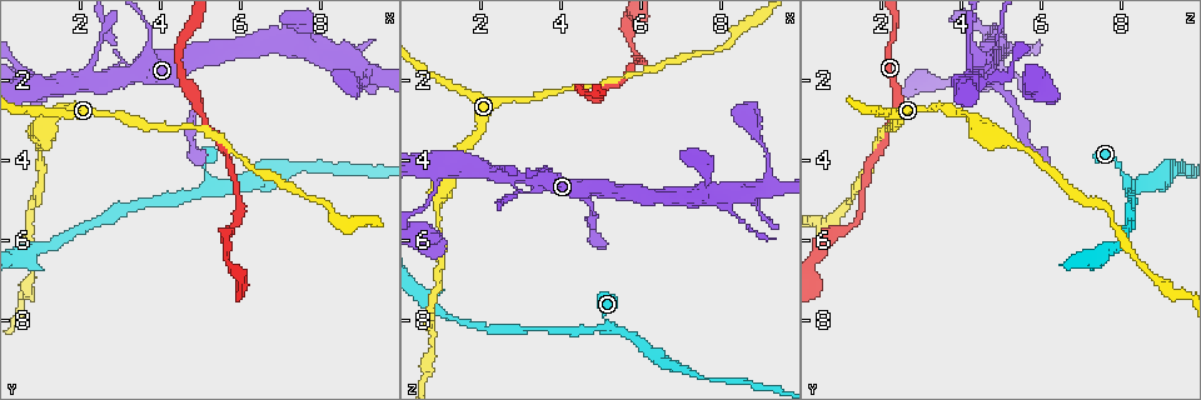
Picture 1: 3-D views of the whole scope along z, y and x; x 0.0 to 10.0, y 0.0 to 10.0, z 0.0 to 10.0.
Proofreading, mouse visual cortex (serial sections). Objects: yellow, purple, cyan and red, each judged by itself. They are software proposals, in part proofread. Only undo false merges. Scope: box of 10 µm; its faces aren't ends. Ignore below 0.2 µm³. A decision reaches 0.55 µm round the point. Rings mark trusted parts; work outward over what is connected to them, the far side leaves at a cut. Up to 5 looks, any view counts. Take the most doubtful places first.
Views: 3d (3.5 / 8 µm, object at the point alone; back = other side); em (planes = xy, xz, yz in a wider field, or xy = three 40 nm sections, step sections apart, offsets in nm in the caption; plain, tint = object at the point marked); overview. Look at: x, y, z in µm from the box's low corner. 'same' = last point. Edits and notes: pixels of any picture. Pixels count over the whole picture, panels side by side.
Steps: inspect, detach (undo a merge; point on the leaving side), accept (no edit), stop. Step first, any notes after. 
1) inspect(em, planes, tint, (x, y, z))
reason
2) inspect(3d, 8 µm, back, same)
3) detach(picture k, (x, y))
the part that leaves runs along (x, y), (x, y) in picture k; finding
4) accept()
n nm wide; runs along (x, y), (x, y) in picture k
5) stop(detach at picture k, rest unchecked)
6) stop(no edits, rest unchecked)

inspect(3d, 3.5 µm, back, (5.15, 4.75, 8.25))
abrupt turn

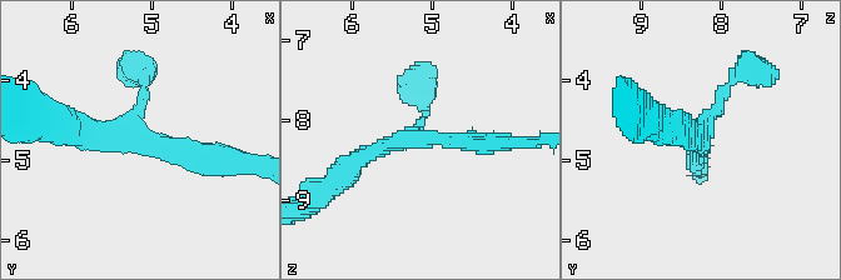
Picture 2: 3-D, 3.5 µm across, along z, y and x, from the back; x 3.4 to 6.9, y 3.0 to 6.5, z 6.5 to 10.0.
inspect(em, xy, step 5, tint, (5.15, 4.70, 8.25))

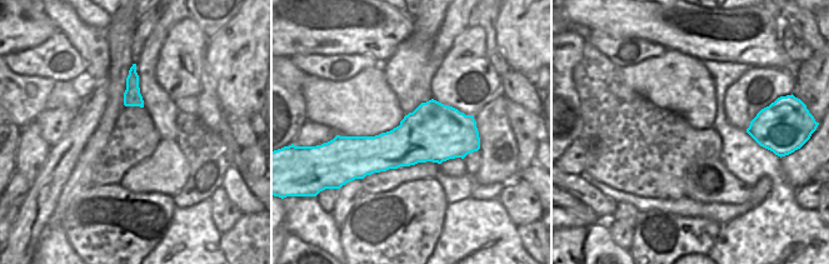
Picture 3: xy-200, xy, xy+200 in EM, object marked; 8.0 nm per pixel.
accept()
460 nm wide; runs along (139, 69), (135, 130), (215, 161) in picture 2; all the same cell

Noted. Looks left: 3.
inspect(3d, 8 µm, (5.60, 5.80, 0.70))
abrupt turn

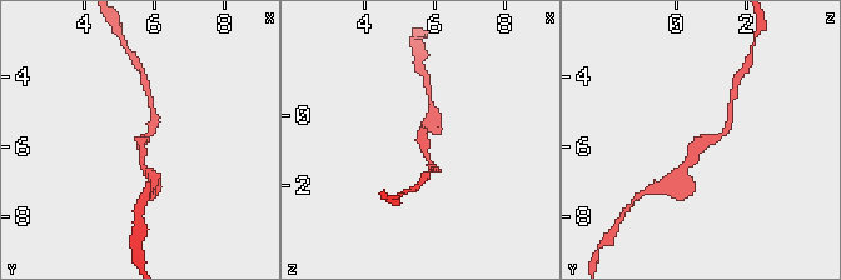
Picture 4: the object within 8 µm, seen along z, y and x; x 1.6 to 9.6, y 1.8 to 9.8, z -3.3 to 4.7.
inspect(em, xy, step 5, tint, same)
now the EM

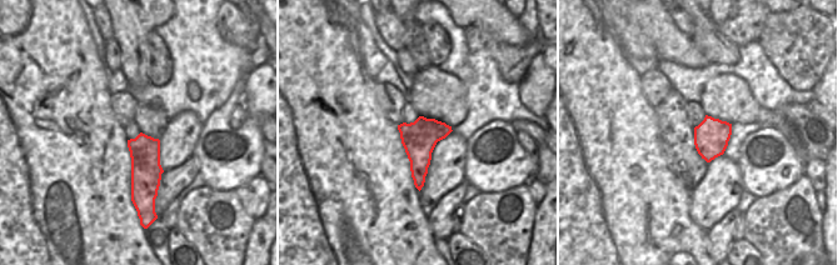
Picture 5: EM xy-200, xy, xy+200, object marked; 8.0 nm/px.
accept()
runs along (727, 128), (698, 140), (682, 173) in picture 4; all the same cell

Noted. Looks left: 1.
stop(no edits, rest unchecked)

